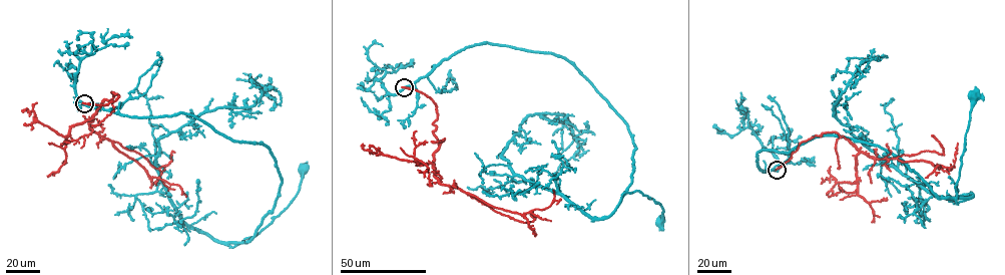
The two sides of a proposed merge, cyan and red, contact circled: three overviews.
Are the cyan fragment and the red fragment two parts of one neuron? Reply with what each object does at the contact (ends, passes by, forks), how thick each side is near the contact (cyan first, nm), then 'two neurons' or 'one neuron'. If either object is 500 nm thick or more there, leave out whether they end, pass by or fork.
cyan passes by; red ends there; 480 nm thick on the cyan side, 440 nm on the other; two neurons

